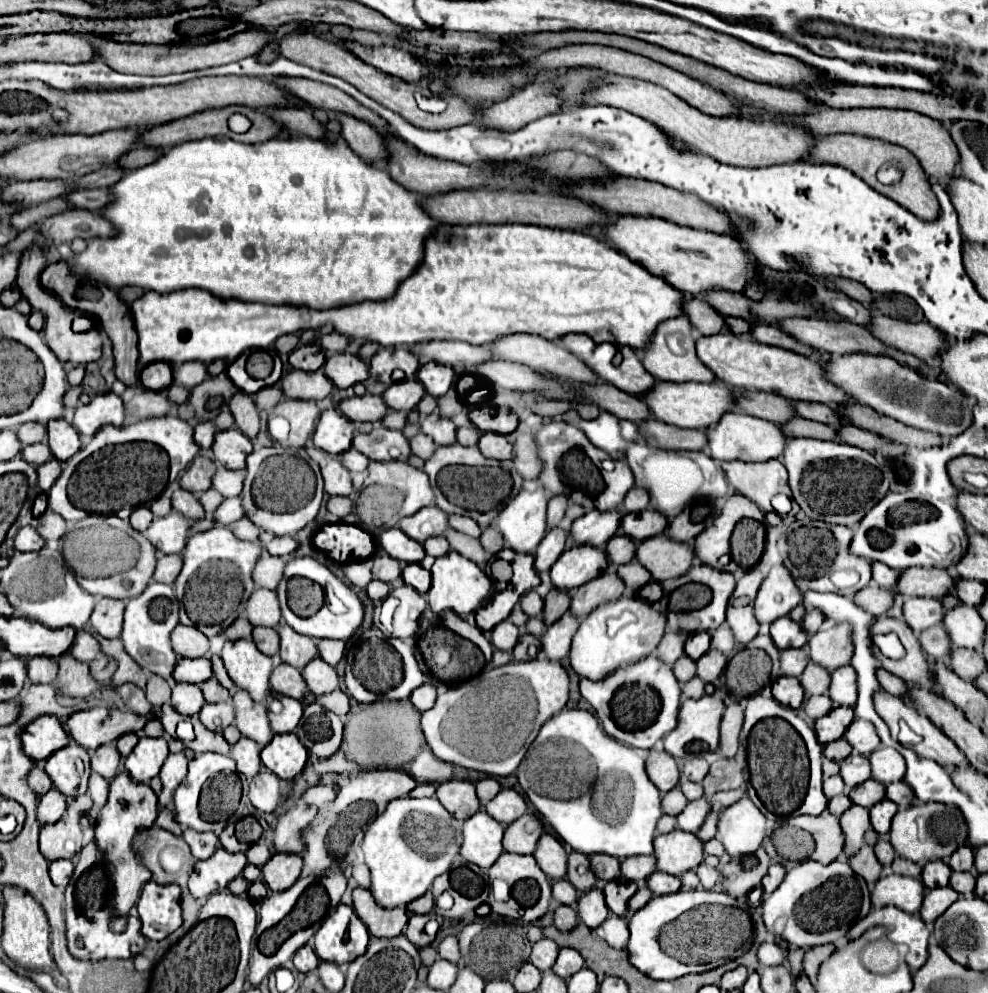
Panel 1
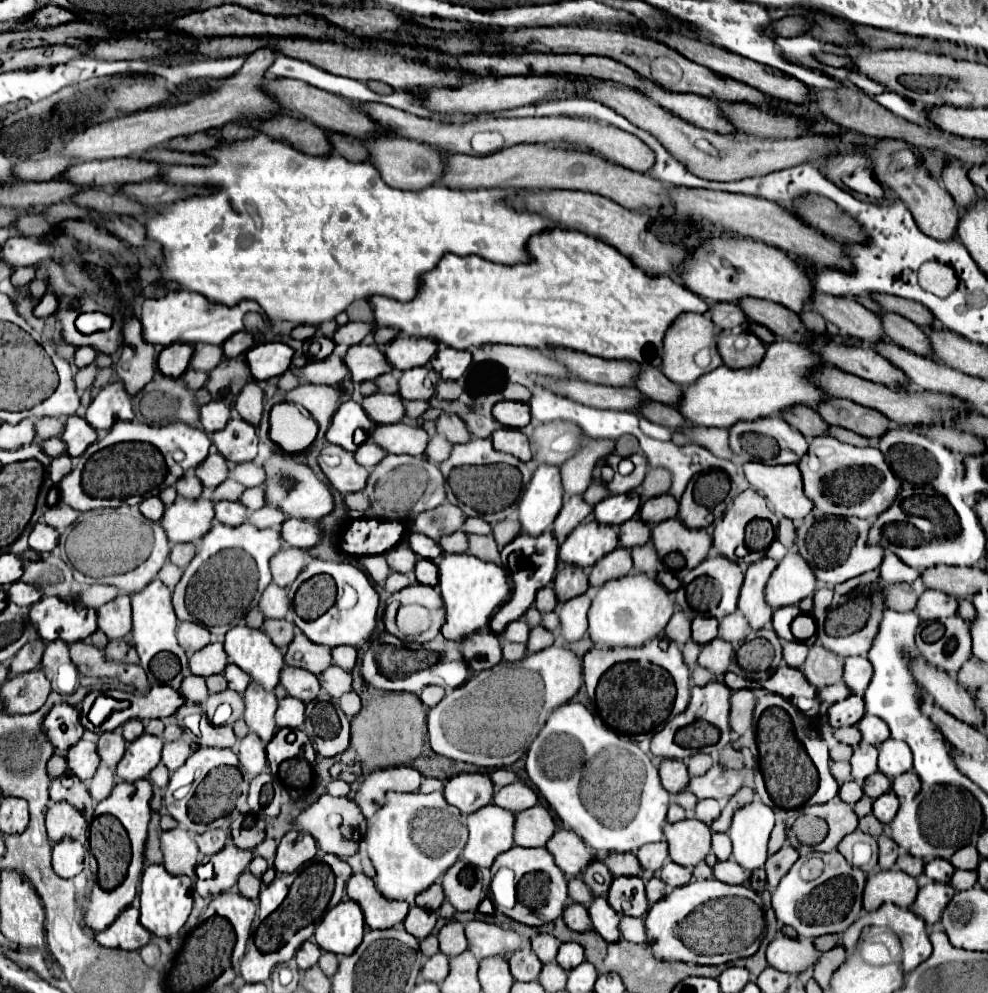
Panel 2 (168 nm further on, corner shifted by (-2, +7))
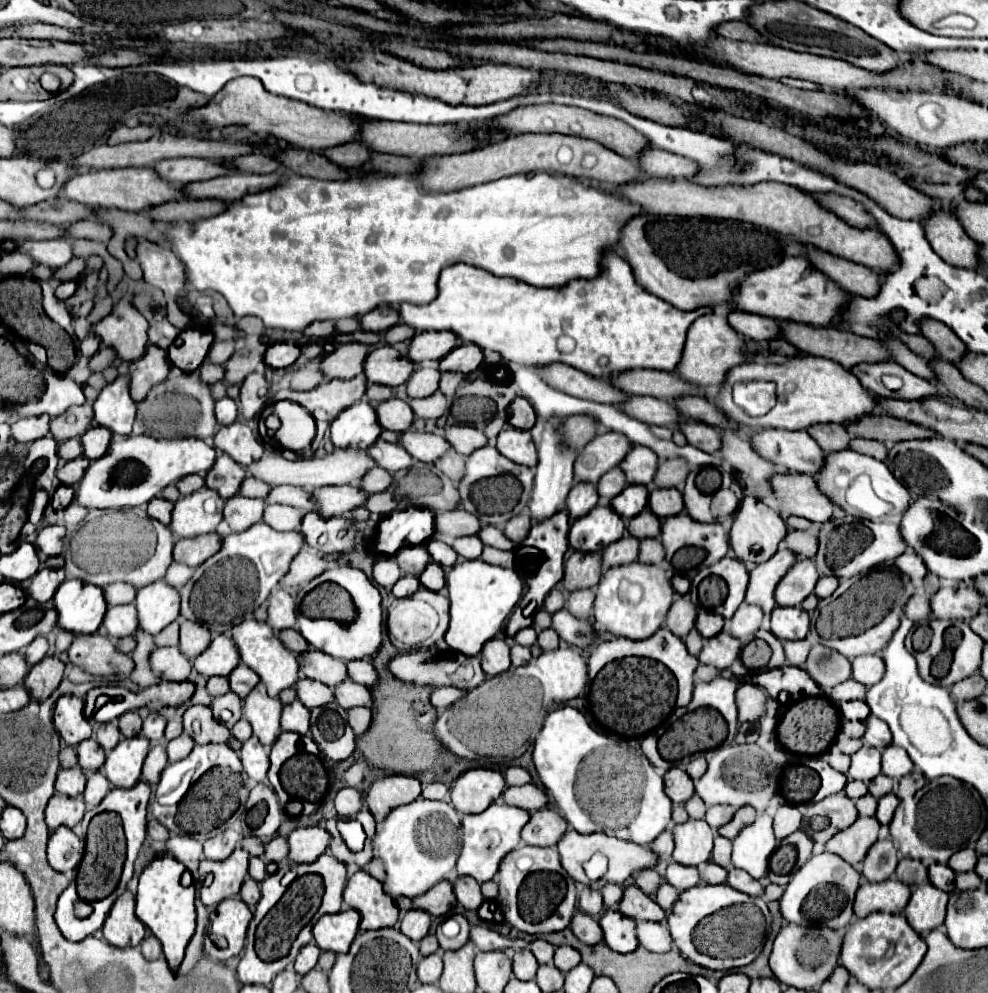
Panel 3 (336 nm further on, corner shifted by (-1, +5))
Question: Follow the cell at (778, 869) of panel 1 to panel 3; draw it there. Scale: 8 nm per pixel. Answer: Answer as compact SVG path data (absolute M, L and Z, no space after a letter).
M798 829L794 835L788 835L782 843L792 843L792 845L798 847L796 867L802 867L802 865L810 859L810 855L812 855L812 845L814 845L814 841L812 841L802 829Z

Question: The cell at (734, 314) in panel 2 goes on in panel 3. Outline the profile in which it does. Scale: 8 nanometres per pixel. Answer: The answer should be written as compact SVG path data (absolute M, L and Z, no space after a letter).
M732 311L728 315L728 323L738 333L742 333L744 337L748 337L752 341L770 341L770 339L778 339L782 335L776 319L746 313L746 311Z

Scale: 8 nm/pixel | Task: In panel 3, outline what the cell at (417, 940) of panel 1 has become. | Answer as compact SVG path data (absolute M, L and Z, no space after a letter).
M412 909L402 917L402 933L416 943L428 935L428 929L430 929L430 915L422 909Z

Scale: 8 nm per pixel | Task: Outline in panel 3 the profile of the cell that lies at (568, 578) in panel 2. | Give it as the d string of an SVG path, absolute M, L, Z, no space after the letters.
M574 551L566 565L564 565L564 589L576 591L576 589L588 589L598 585L602 575L602 559L596 553L582 553Z

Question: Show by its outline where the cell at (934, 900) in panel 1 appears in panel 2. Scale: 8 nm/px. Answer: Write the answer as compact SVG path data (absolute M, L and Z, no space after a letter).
M927 883L925 887L919 889L913 911L927 923L933 925L939 921L943 909L947 907L947 903L951 901L955 889L951 889L951 885L943 885L943 883Z

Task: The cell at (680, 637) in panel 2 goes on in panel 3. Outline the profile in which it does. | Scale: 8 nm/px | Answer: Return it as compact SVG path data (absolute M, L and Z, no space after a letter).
M676 595L668 615L666 615L666 627L678 635L680 639L686 639L688 631L694 627L696 621L696 607L692 605L688 595Z

